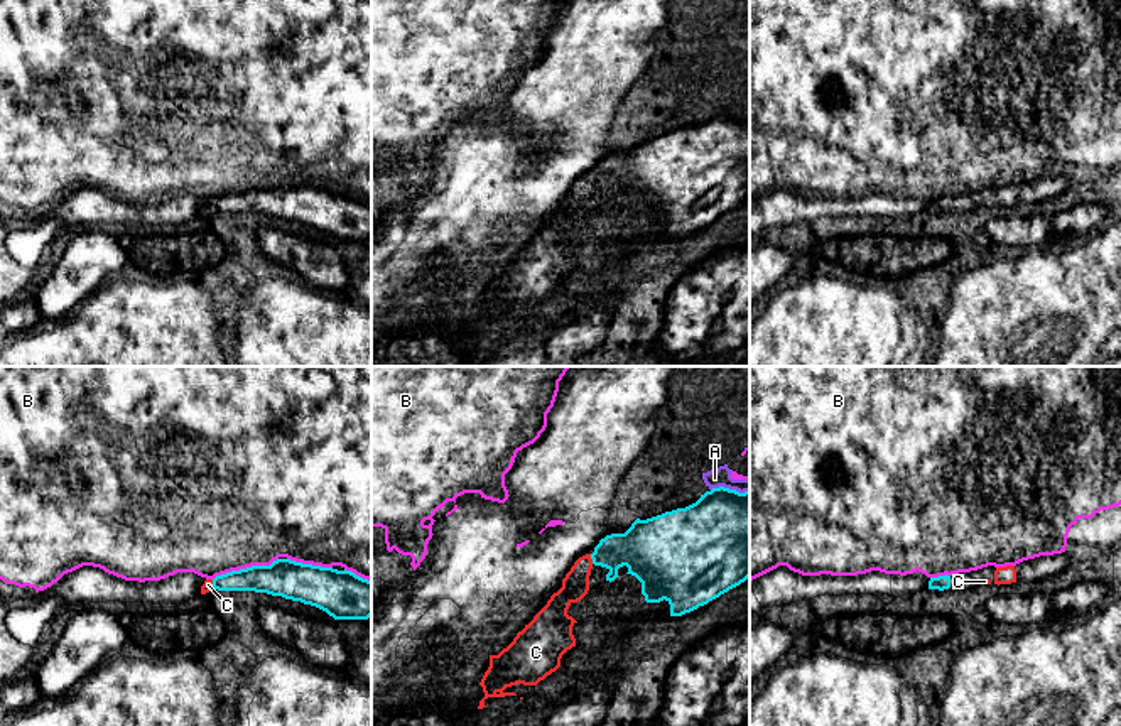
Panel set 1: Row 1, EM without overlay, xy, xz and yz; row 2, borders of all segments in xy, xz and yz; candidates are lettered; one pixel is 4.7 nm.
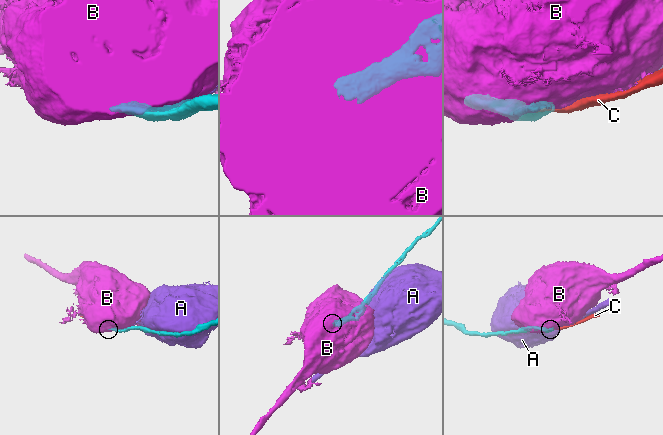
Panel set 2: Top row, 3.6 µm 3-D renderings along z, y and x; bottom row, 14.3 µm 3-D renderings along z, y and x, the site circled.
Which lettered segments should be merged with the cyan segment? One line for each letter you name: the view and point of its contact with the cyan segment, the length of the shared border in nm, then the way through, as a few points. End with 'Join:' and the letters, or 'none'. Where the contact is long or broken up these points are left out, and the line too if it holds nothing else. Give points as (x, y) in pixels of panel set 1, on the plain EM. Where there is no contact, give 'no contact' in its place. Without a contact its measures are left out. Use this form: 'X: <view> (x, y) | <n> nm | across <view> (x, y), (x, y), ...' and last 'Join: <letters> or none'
C: xz (591, 179) | 50 nm | across xz (642, 169), (617, 171), (591, 179), (581, 189), (576, 205)
Join: C

